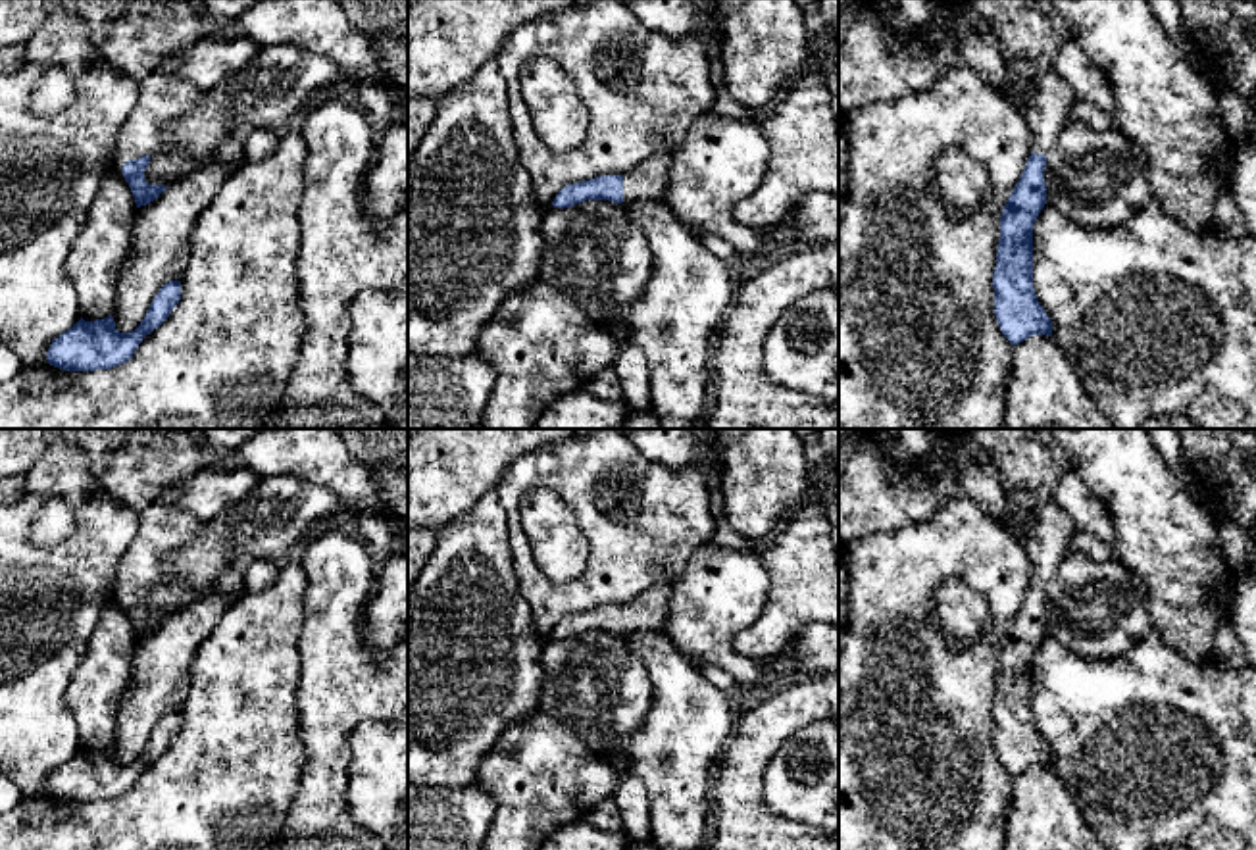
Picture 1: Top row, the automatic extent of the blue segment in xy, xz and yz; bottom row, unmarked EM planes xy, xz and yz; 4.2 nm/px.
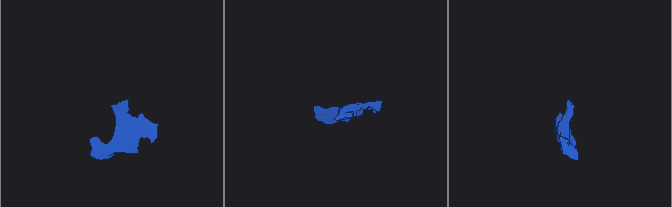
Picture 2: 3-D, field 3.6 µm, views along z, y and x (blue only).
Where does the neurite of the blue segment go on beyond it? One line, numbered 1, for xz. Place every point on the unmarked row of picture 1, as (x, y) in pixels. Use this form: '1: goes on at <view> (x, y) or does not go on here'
1: goes on at xz (649, 612)

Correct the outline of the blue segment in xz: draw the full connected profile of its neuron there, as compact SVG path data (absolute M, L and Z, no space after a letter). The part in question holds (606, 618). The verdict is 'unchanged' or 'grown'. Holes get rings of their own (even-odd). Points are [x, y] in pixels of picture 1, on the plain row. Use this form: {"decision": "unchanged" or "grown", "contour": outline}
{"decision": "grown", "contour": "M654 587L623 606L600 606L564 617L552 637L571 638L585 631L610 631L625 635L633 631L658 631L666 627L671 602L671 587Z"}

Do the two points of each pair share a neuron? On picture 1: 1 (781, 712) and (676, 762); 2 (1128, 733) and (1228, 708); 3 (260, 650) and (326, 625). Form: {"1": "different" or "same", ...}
{"1": "different", "2": "same", "3": "different"}

